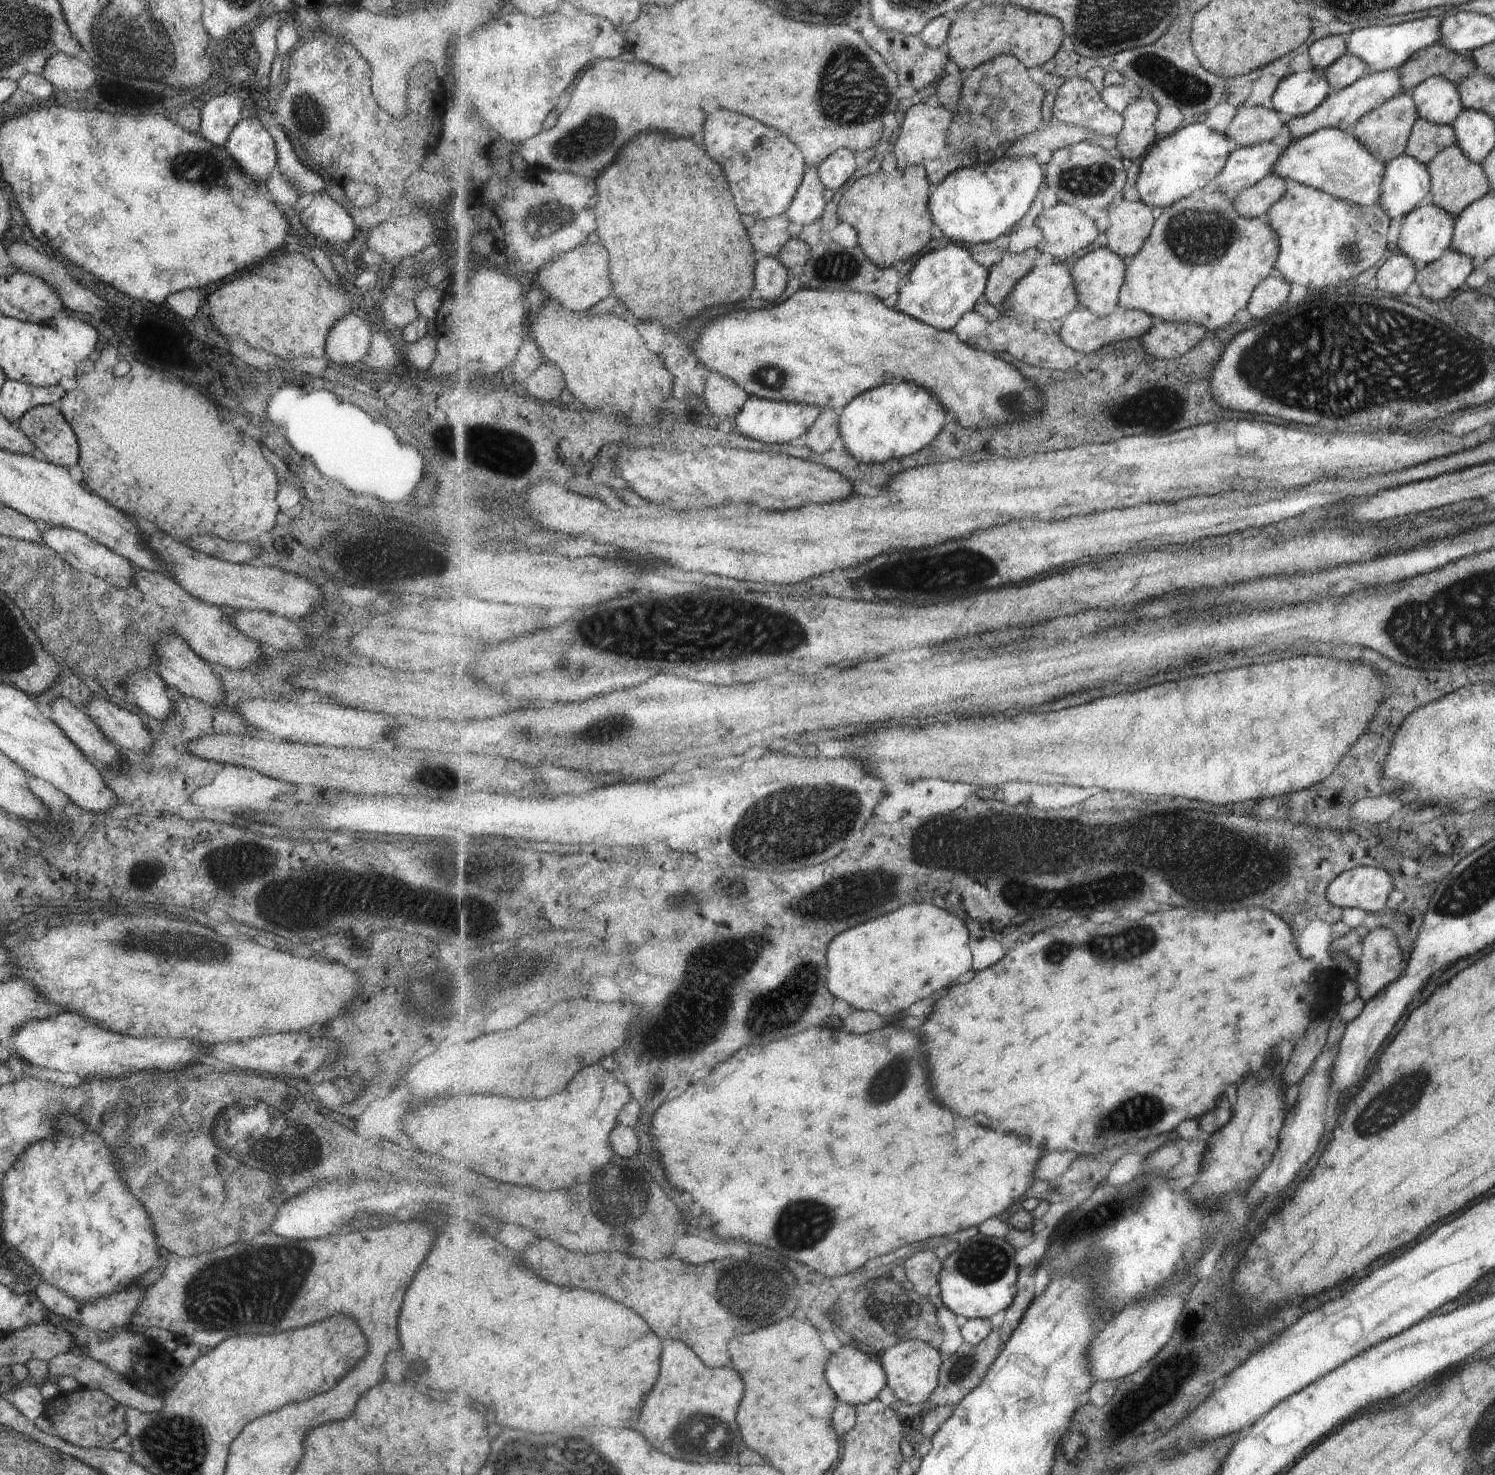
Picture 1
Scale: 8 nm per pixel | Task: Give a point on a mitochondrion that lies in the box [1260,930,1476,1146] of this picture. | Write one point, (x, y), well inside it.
(1385, 1110)

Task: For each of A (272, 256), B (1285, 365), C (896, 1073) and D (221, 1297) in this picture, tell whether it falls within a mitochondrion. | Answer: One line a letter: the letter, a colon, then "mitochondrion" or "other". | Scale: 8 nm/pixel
A: other
B: mitochondrion
C: mitochondrion
D: mitochondrion

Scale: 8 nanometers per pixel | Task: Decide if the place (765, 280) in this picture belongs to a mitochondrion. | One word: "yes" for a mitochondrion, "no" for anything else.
no

